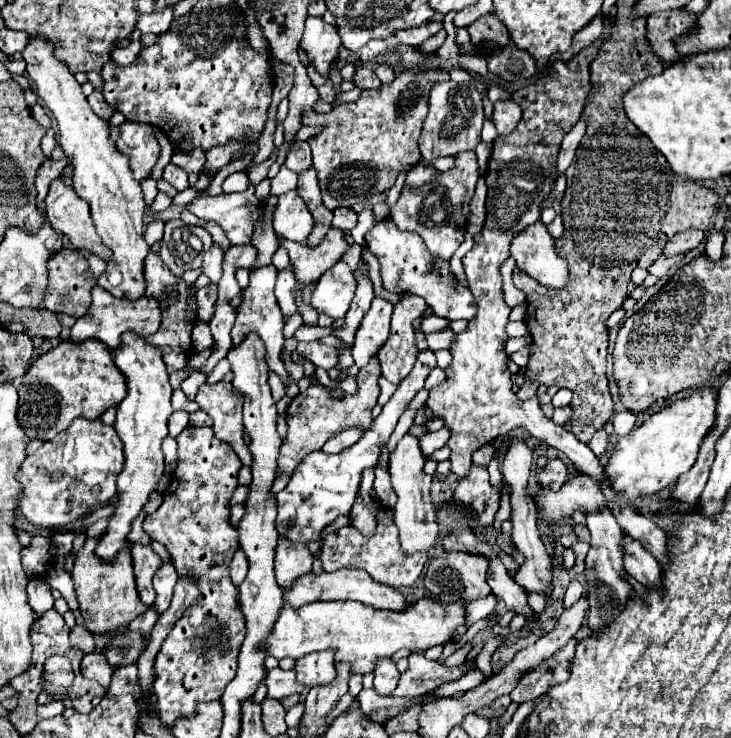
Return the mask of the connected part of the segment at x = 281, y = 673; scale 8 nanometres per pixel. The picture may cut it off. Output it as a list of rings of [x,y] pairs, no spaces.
[[[271,668],[267,672],[267,678],[265,678],[265,684],[267,684],[267,696],[269,698],[275,698],[275,700],[281,700],[285,696],[291,696],[291,694],[301,694],[303,688],[295,682],[295,672],[287,672],[283,668]]]

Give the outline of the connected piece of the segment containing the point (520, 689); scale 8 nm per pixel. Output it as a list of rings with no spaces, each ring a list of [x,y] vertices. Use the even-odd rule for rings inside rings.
[[[571,640],[565,648],[561,648],[561,652],[553,660],[549,660],[549,664],[541,664],[537,672],[529,672],[529,676],[525,676],[525,680],[521,680],[521,684],[509,694],[511,700],[519,704],[535,700],[537,696],[545,694],[551,686],[569,680],[573,656],[575,656],[575,640]]]

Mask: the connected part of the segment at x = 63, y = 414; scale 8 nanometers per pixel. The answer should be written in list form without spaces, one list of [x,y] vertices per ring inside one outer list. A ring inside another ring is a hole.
[[[67,338],[29,364],[29,370],[23,374],[21,386],[19,386],[19,414],[17,416],[21,420],[21,426],[25,428],[25,434],[39,440],[53,440],[59,432],[69,428],[69,424],[75,418],[79,416],[85,416],[89,420],[99,418],[109,406],[117,406],[125,398],[125,394],[127,394],[125,376],[113,364],[111,350],[105,348],[101,340],[89,338],[85,342],[75,344]]]

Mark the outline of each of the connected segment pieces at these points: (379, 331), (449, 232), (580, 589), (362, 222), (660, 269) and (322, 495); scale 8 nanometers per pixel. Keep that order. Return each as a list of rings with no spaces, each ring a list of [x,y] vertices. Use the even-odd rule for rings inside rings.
[[[375,296],[371,302],[369,312],[365,314],[353,344],[353,358],[355,364],[361,368],[369,364],[371,356],[385,344],[389,338],[389,324],[391,324],[391,312],[393,304],[381,296]]]
[[[473,150],[459,152],[455,166],[447,172],[441,172],[437,180],[421,186],[415,192],[401,192],[399,202],[391,208],[389,218],[401,230],[417,232],[427,244],[431,254],[439,256],[441,260],[451,260],[451,256],[465,238],[465,226],[469,220],[469,202],[473,198],[477,178],[479,178],[477,154]]]
[[[571,581],[563,597],[563,608],[569,609],[584,593],[585,589],[578,581]]]
[[[365,208],[359,212],[359,224],[351,230],[351,236],[357,244],[363,244],[363,236],[373,228],[373,210],[371,208]]]
[[[675,254],[675,256],[659,256],[655,262],[653,262],[653,266],[649,266],[649,272],[651,274],[655,274],[655,276],[665,276],[667,274],[667,270],[671,270],[673,266],[677,266],[679,262],[681,262],[681,258],[683,258],[685,254]]]
[[[427,348],[427,350],[419,352],[411,374],[397,386],[391,400],[383,406],[381,414],[373,420],[371,428],[361,436],[361,440],[357,444],[341,450],[339,454],[325,454],[323,450],[317,450],[317,452],[305,456],[305,460],[291,474],[291,480],[285,486],[285,490],[281,490],[277,494],[277,502],[279,502],[277,530],[281,536],[285,536],[287,540],[293,540],[293,542],[319,540],[319,534],[327,524],[331,524],[339,514],[349,514],[349,510],[355,502],[359,484],[361,484],[363,470],[377,466],[381,448],[387,444],[391,432],[395,430],[399,416],[405,412],[407,404],[415,398],[415,394],[423,388],[425,378],[429,376],[429,372],[435,366],[437,364],[435,364],[433,350]]]

